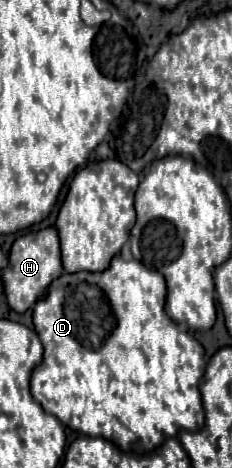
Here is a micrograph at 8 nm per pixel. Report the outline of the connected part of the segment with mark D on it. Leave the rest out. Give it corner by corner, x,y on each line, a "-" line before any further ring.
115,256
111,260
109,270
105,272
77,272
77,274
63,272
63,276
59,276
49,286
47,298
39,300
33,306
35,330
43,342
45,352
43,352
41,364
33,370
31,394
43,406
43,410
47,414
57,416
71,430
83,436
91,436
91,438
103,436
105,440
117,444
117,448
125,448
125,452
129,452
129,448
137,448
137,452
149,452
149,448
157,448
157,444
163,444
165,440
169,440
169,436
175,438
181,430
201,430
205,426
205,410
203,410
203,400
201,400
201,382
203,382
205,368
207,368
205,350
189,332
179,330
179,326
165,314
165,298
167,298
165,278
155,270
145,268
137,260
125,262
121,260
121,256

